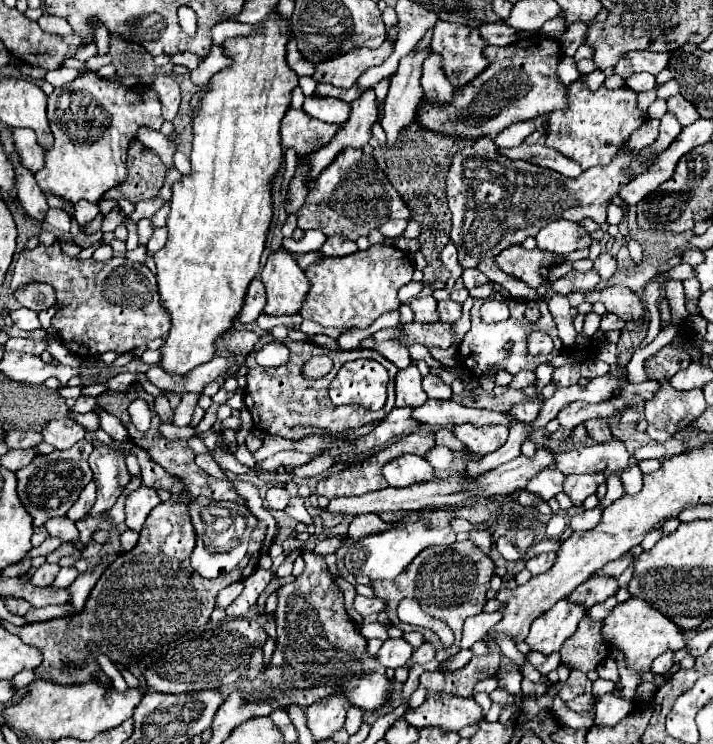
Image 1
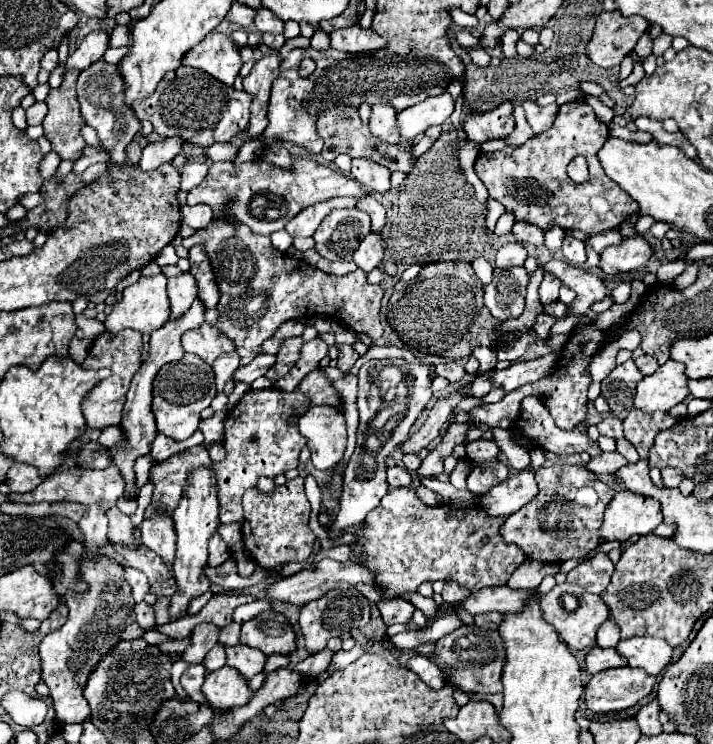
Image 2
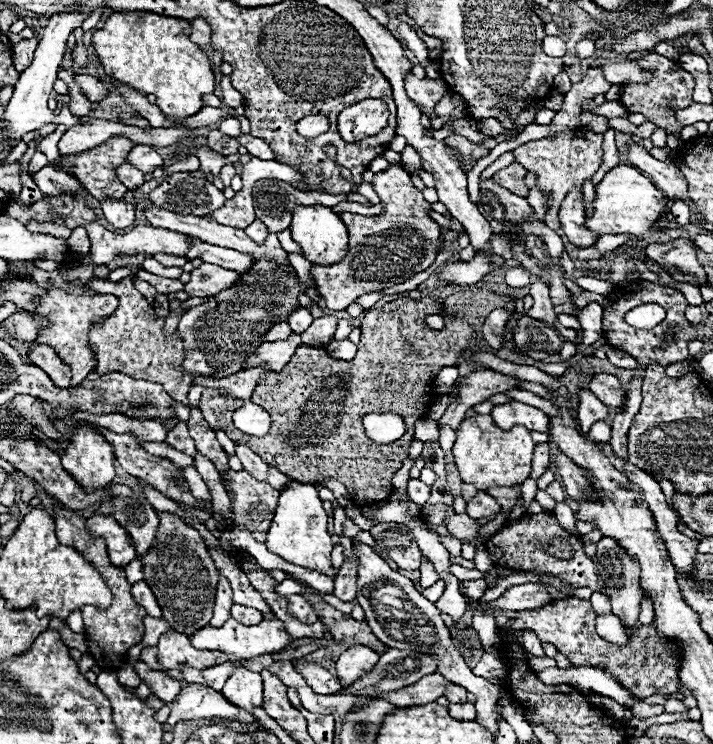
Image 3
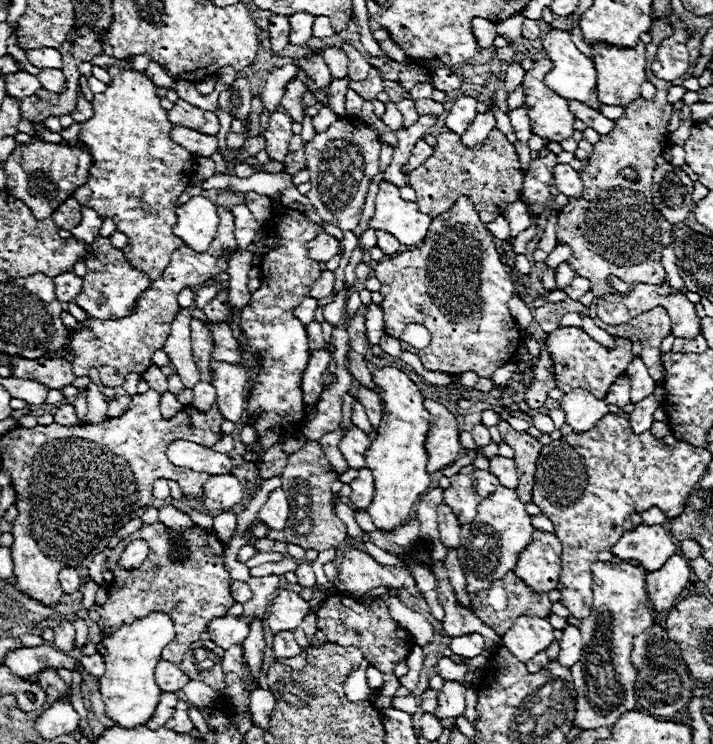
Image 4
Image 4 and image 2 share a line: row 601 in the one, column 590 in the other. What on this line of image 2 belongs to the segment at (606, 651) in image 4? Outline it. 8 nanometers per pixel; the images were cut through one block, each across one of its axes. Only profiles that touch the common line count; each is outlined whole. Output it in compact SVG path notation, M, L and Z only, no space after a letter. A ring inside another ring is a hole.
M568 582L556 584L548 594L542 594L540 596L540 608L544 612L544 620L556 628L562 642L566 642L572 650L588 650L588 648L596 646L596 630L600 628L600 624L610 614L608 606L604 604L604 600L598 594L590 594L590 592L582 590L580 586L574 586L574 584L568 584ZM564 594L572 594L572 596L578 598L578 608L574 612L568 612L564 608L564 602L562 602Z

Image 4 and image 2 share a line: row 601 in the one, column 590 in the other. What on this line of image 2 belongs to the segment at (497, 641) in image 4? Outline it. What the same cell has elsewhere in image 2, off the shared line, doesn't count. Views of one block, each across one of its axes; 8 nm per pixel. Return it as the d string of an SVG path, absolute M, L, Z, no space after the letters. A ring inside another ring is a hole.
M526 396L526 398L522 400L522 412L520 412L520 416L514 420L514 424L512 424L512 432L518 432L522 440L530 442L530 444L536 446L536 448L554 452L554 454L558 454L558 456L568 456L583 452L590 454L590 456L598 456L602 450L598 448L598 444L596 444L594 440L588 438L586 428L588 428L586 422L580 422L580 424L574 426L574 430L560 430L560 428L554 424L550 412L546 410L546 404L544 404L542 398L538 398L538 396Z

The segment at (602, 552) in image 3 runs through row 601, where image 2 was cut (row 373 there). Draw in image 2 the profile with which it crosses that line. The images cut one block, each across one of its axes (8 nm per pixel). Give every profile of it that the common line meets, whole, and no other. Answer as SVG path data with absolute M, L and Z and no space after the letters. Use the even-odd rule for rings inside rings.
M626 360L602 380L602 396L608 400L608 406L614 414L628 414L632 410L634 388L640 378L642 374L634 360Z

